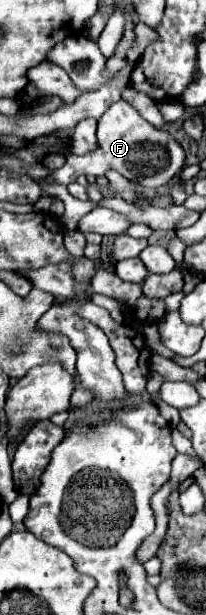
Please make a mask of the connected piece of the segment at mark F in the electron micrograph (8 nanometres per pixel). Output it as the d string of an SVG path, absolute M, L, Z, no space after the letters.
M121 98L99 120L97 148L83 156L75 156L75 154L67 156L63 168L55 170L51 178L47 178L45 182L59 182L67 186L75 182L81 174L105 176L107 170L117 170L127 180L137 180L141 188L155 190L165 186L173 178L177 178L183 164L185 164L185 150L181 148L181 144L169 132L149 124L127 100Z

